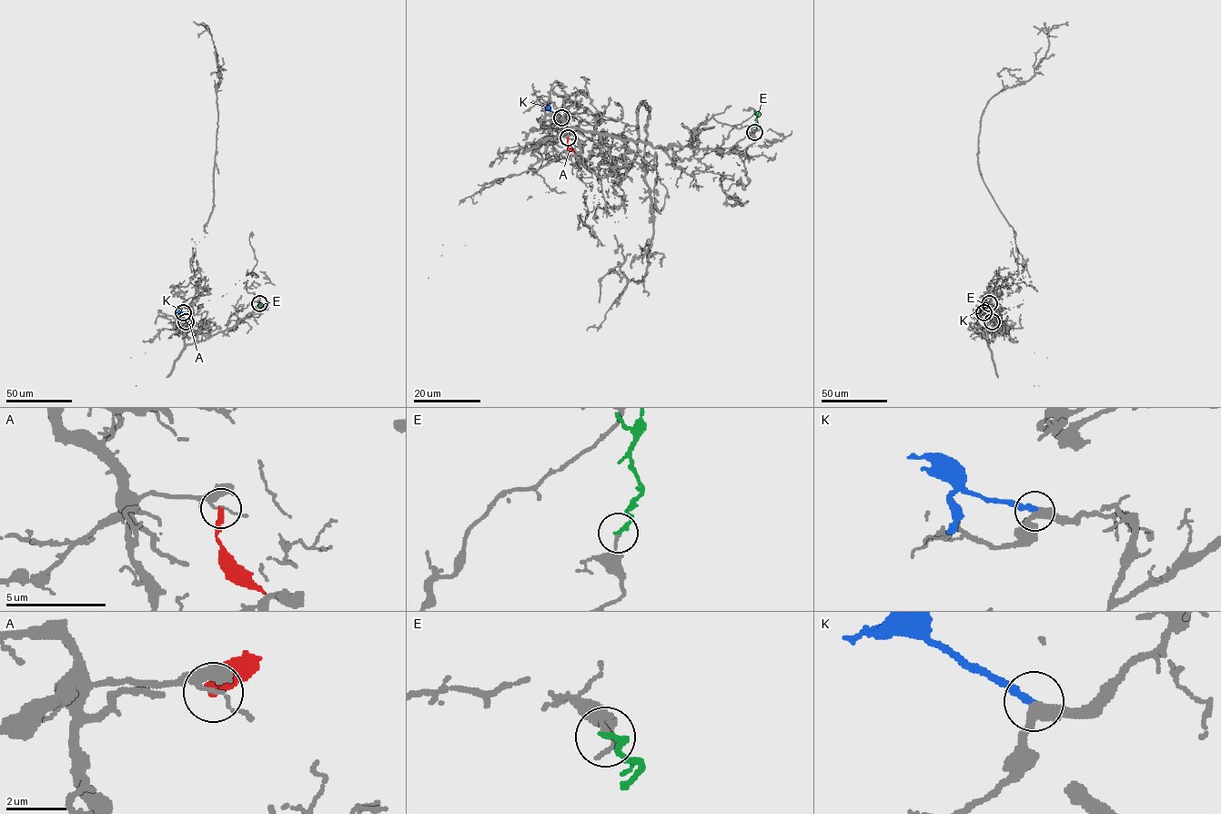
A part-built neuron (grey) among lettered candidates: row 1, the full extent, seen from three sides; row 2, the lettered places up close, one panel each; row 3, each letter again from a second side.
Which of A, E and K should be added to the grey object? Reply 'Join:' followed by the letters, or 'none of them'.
Join: E

